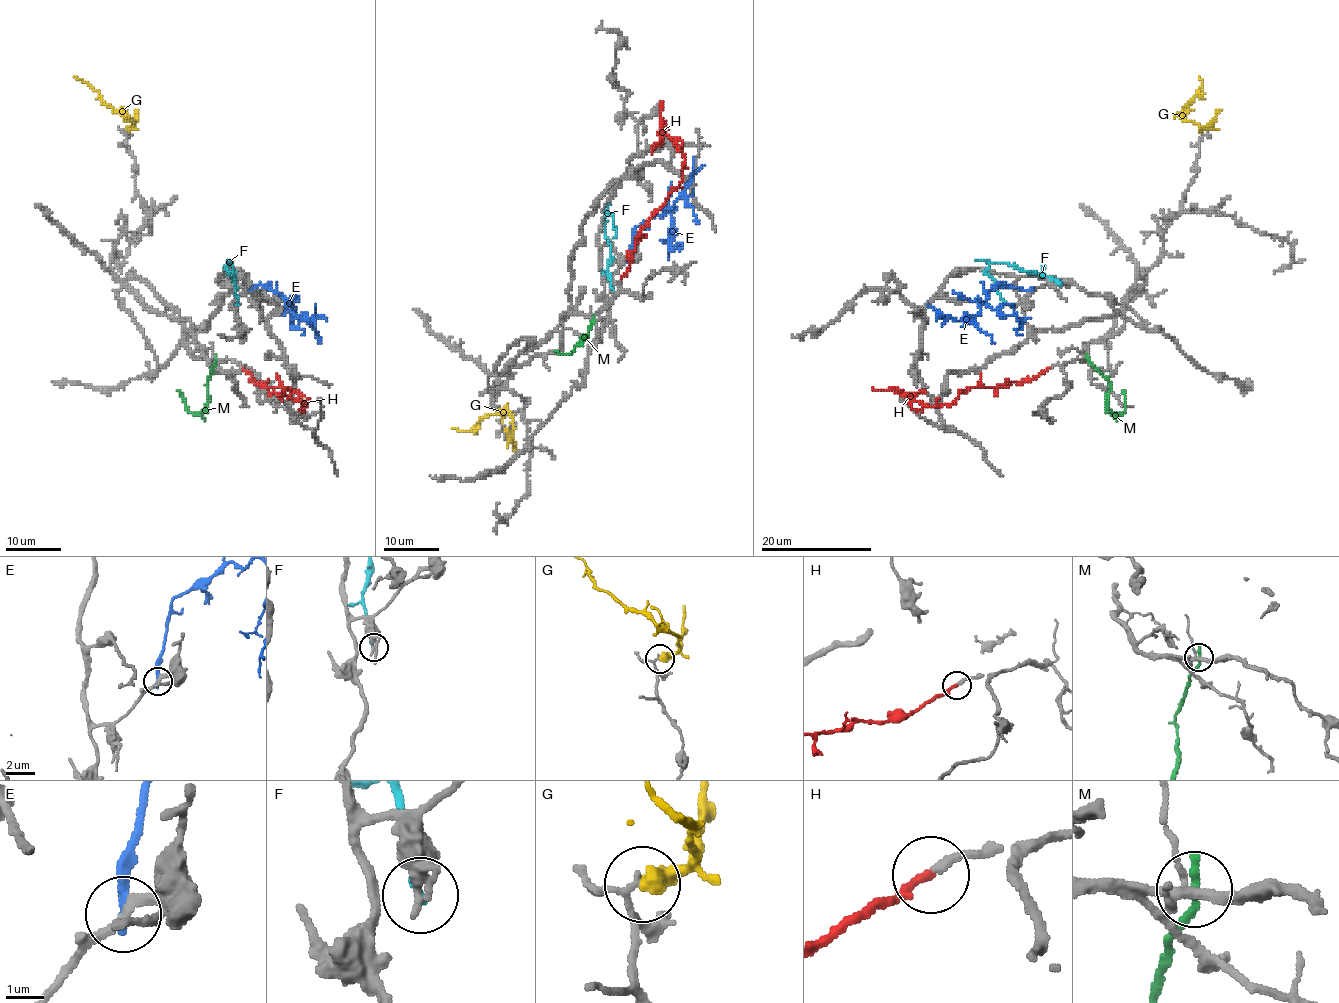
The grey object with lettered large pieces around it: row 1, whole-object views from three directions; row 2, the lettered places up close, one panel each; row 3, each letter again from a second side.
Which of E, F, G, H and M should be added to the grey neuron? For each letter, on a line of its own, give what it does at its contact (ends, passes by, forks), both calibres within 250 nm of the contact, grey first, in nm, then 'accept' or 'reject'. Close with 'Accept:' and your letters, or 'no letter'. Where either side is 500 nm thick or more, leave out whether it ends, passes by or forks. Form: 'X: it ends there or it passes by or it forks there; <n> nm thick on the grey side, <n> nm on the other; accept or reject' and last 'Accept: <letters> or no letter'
E: it ends there; 200 nm thick on the grey side, 360 nm on the other; reject
F: it ends there; 280 nm thick on the grey side, 200 nm on the other; reject
G: it passes by; 140 nm thick on the grey side, 340 nm on the other; reject
H: it ends there; 200 nm thick on the grey side, 220 nm on the other; accept
M: it ends there; 240 nm thick on the grey side, 260 nm on the other; reject
Accept: H

